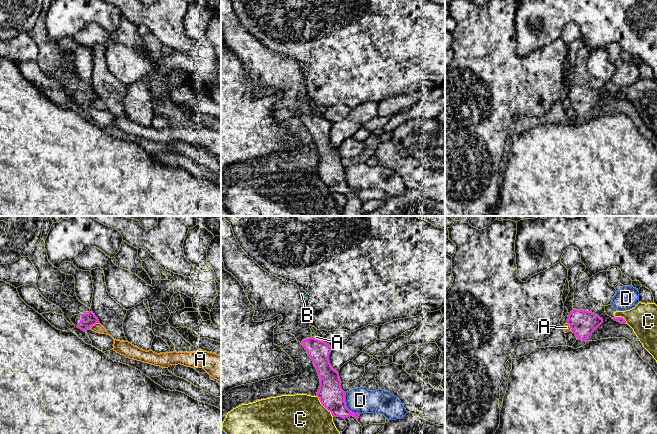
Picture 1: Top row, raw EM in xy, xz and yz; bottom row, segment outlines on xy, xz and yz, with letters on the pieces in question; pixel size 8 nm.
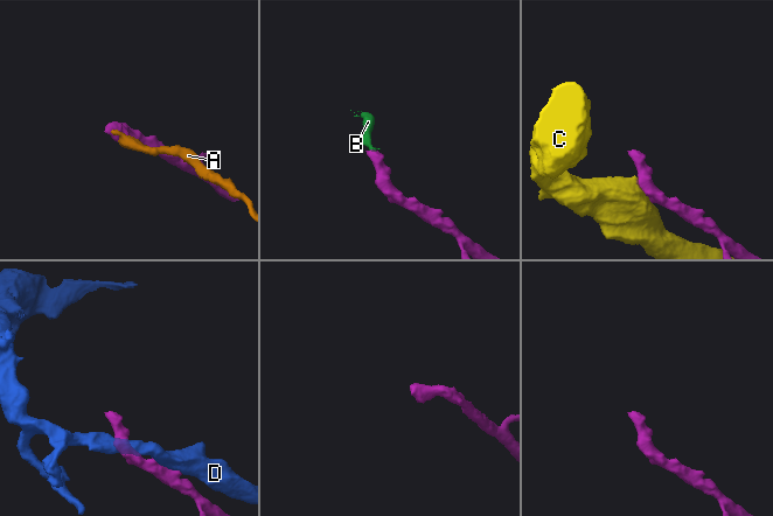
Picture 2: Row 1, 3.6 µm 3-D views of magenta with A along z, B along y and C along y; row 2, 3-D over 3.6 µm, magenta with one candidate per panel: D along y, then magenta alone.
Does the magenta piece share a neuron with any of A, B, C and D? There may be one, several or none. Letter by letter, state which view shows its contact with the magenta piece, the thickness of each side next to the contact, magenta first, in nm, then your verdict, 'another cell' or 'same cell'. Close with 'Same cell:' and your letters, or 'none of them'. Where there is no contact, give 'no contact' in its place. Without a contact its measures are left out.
A: meets magenta in xy; 120 nm thick on the magenta side, 80 nm on the other; another cell
B: meets magenta in xz; 170 nm thick on the magenta side, 30 nm on the other; another cell
C: meets magenta in xz; 200 nm thick on the magenta side, 500 nm on the other; another cell
D: meets magenta in xz; 200 nm thick on the magenta side, 200 nm on the other; another cell
Same cell: none of them

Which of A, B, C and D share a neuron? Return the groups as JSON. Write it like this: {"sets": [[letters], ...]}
{"sets": [["A", "B"], ["C"], ["D"]]}

